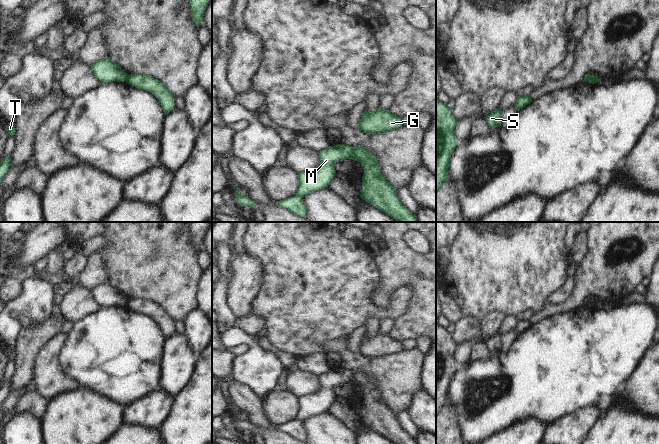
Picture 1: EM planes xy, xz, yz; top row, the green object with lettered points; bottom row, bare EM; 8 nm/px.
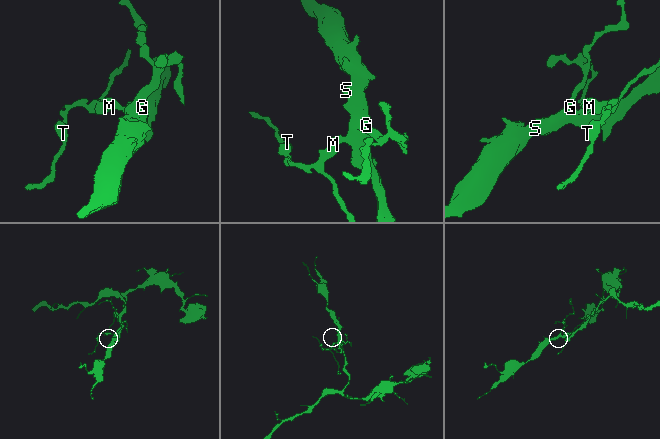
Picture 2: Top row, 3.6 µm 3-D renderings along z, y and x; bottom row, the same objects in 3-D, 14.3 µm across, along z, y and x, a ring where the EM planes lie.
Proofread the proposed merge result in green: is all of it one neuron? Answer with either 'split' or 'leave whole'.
split

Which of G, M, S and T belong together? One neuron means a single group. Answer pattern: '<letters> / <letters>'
G S / M T

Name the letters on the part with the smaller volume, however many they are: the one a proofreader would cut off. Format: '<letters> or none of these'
M, T.

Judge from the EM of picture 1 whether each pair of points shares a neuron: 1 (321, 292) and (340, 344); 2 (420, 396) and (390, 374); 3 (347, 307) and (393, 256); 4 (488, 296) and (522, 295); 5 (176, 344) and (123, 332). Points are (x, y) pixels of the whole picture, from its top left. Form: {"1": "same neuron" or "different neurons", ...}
{"1": "different neurons", "2": "different neurons", "3": "different neurons", "4": "same neuron", "5": "different neurons"}

